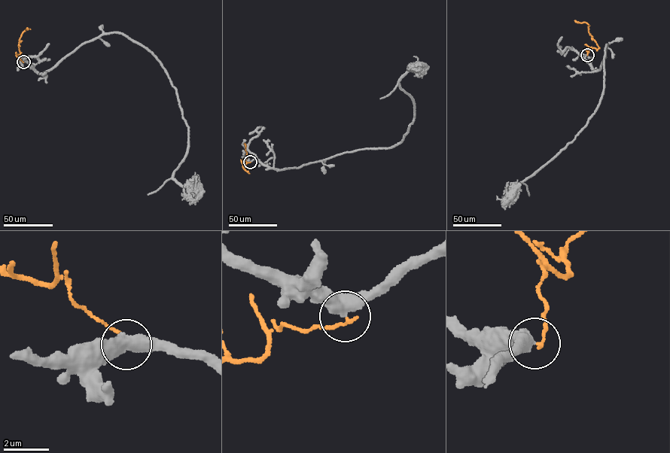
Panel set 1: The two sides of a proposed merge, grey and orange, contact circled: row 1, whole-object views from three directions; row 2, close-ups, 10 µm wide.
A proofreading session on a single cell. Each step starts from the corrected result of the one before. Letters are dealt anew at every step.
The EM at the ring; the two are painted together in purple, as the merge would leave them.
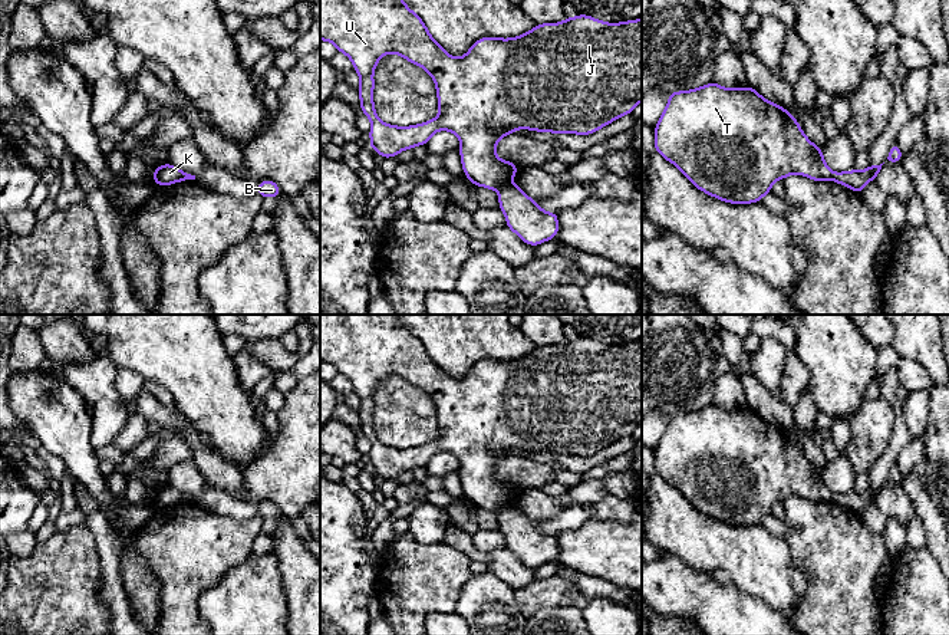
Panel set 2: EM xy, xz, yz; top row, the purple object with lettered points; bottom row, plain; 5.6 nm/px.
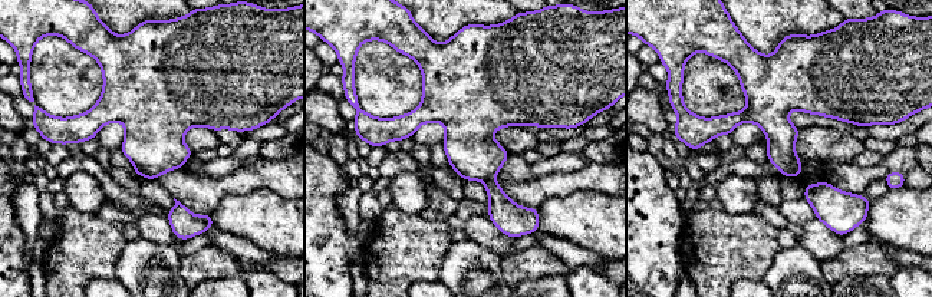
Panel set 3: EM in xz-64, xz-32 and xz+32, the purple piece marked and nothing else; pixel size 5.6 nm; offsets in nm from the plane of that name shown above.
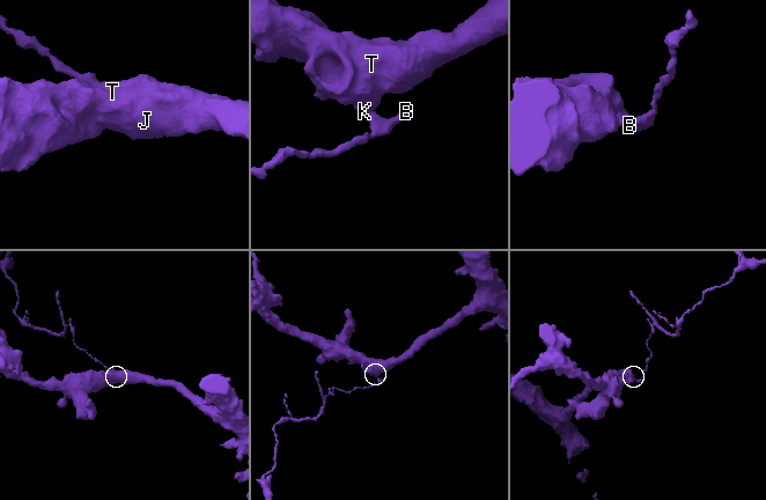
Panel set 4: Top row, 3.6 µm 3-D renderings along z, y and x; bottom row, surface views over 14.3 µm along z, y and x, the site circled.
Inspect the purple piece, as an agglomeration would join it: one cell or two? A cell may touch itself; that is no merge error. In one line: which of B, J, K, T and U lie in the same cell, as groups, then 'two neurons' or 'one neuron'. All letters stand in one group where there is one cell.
B / J K T U | two neurons

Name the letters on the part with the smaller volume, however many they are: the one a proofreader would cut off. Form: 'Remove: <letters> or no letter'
Remove: B

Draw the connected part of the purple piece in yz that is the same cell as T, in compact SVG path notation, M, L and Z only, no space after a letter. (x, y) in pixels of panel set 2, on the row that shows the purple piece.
M711 82L692 91L669 93L668 105L655 126L655 151L676 165L698 190L732 204L759 203L771 193L775 180L785 180L790 174L815 181L830 181L834 177L824 161L823 149L804 135L797 119L749 86L728 89Z

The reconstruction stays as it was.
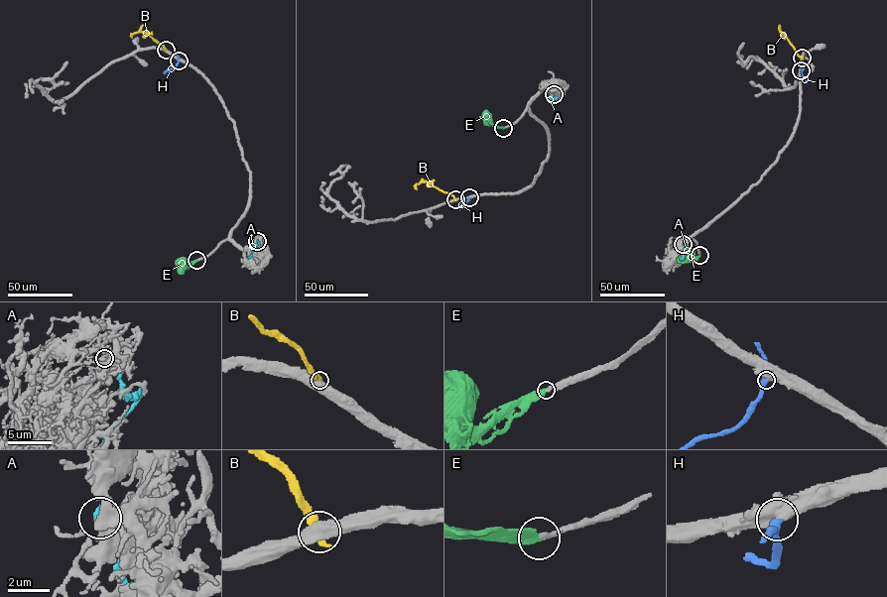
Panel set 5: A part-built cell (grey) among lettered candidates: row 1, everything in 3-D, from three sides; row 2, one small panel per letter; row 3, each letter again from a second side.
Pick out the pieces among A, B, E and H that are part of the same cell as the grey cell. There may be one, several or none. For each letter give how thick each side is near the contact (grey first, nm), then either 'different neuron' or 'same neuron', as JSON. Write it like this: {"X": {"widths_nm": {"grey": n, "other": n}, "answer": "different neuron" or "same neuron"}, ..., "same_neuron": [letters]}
{"A": {"widths_nm": {"grey": 320, "other": 280}, "answer": "different neuron"}, "B": {"widths_nm": {"grey": 850, "other": 360}, "answer": "different neuron"}, "E": {"widths_nm": {"grey": 260, "other": 400}, "answer": "same neuron"}, "H": {"widths_nm": {"grey": 650, "other": 320}, "answer": "same neuron"}, "same_neuron": ["E", "H"]}

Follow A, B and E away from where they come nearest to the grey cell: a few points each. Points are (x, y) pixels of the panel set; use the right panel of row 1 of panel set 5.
A: (683, 244), (688, 249), (683, 259)
B: (802, 58), (786, 37)
E: (699, 256), (678, 260)

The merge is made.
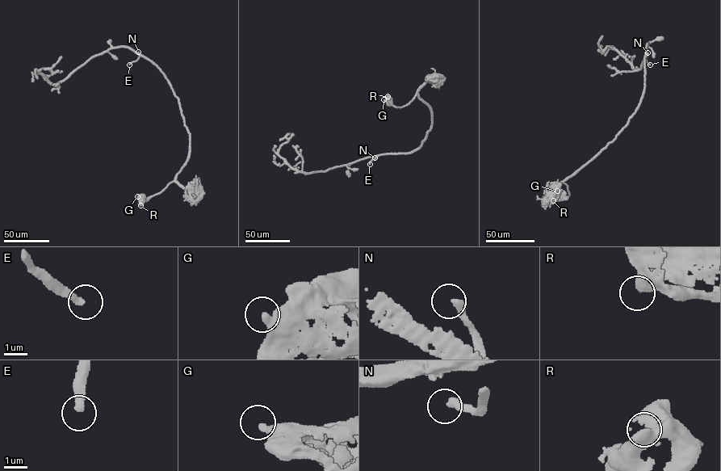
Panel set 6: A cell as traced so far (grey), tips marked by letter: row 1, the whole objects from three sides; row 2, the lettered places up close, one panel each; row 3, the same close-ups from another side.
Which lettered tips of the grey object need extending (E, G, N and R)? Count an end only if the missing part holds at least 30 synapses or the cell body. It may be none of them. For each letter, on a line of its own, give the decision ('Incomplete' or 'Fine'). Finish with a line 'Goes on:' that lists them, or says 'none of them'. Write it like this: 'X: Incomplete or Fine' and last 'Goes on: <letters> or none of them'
E: Incomplete
G: Fine
N: Incomplete
R: Fine
Goes on: E, N

